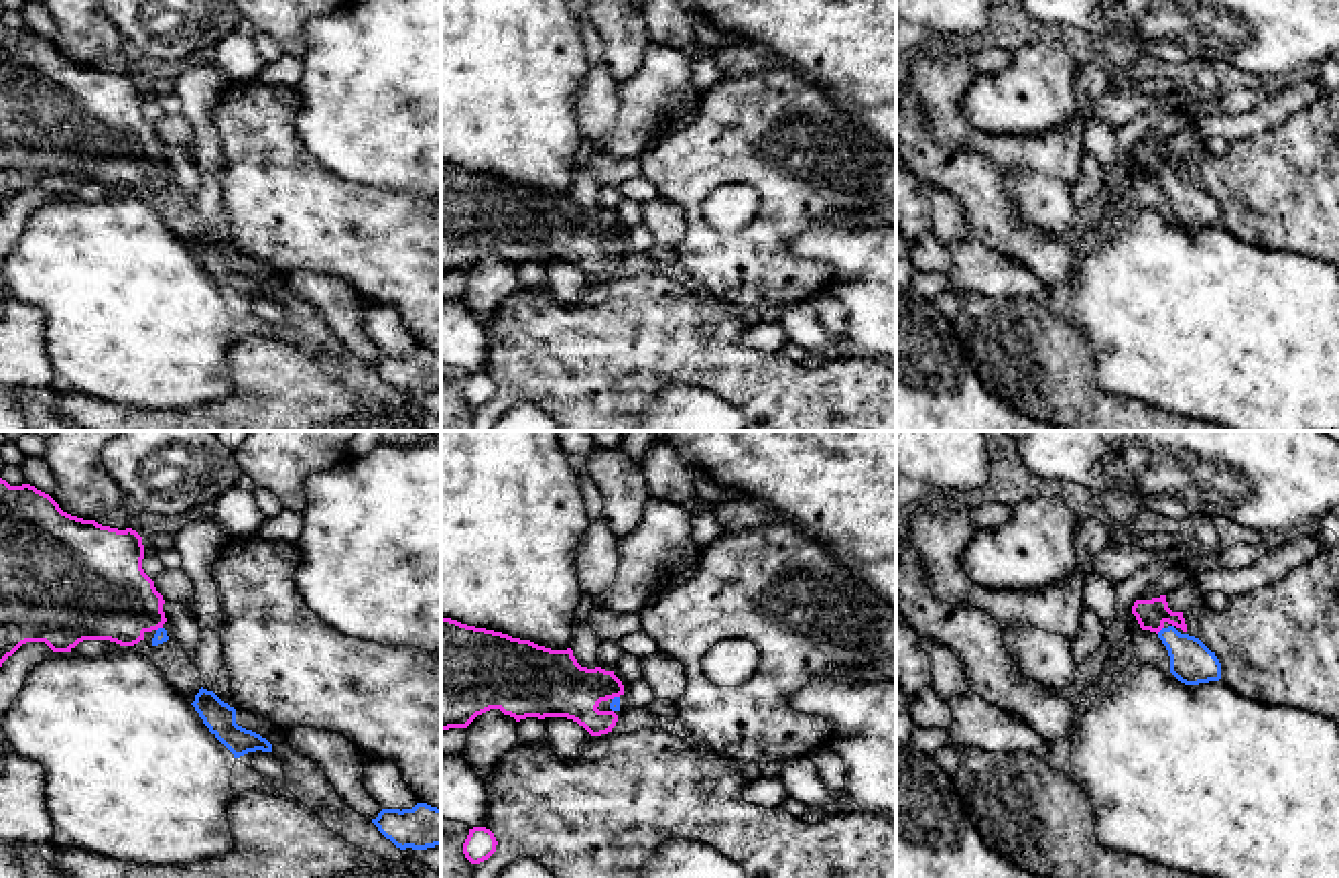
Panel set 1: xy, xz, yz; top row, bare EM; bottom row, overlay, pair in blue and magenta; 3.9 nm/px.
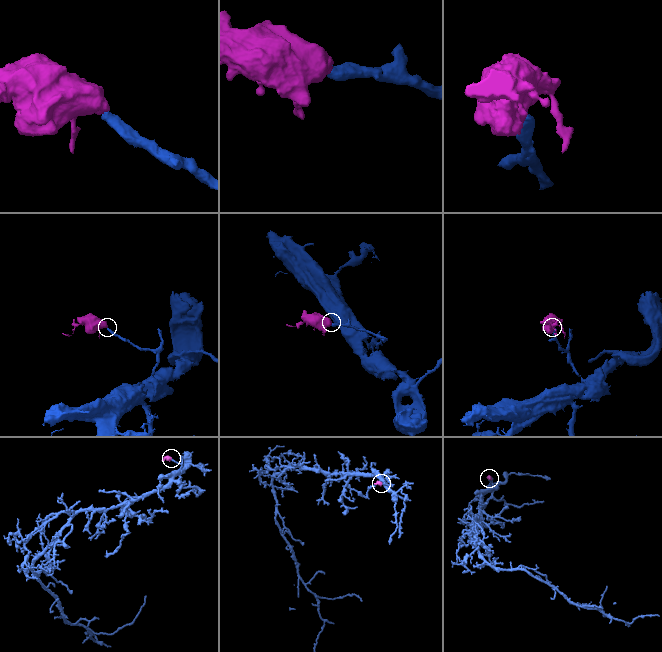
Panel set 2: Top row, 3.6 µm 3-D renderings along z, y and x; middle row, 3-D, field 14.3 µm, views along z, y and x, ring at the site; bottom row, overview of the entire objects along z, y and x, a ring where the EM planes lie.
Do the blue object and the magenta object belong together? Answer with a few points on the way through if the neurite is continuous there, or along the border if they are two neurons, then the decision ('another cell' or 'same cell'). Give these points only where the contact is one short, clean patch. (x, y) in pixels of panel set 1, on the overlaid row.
across yz (1191, 661), (1161, 631), (1151, 614) | same cell

